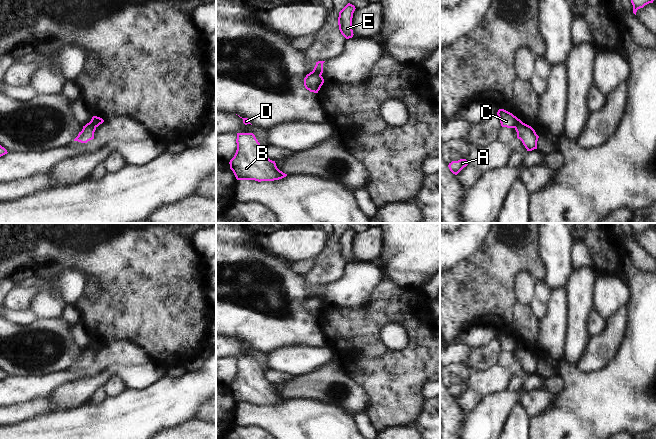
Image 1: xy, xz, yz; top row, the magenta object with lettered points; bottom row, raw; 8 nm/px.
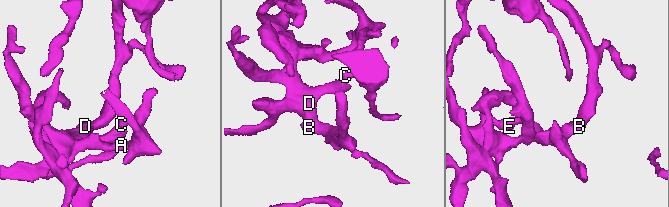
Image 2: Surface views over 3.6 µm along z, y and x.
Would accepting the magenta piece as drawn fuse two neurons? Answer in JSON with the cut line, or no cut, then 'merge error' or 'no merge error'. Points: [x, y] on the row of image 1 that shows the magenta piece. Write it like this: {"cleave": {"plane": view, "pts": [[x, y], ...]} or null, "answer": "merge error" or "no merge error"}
{"cleave": {"plane": "yz", "pts": [[518, 119], [514, 127]]}, "answer": "merge error"}

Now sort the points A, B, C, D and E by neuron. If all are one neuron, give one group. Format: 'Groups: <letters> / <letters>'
Groups: A C E / B D

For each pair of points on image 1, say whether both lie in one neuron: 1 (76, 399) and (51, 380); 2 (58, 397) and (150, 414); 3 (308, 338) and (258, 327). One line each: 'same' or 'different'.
1: different
2: different
3: same

